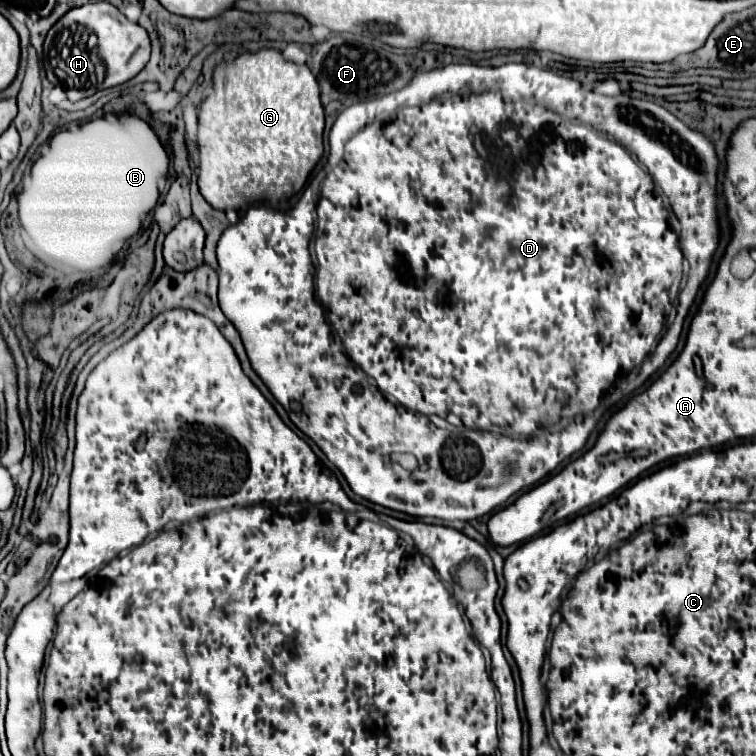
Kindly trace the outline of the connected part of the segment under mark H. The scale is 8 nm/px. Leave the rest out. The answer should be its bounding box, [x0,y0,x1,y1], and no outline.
[43,1,151,101]

